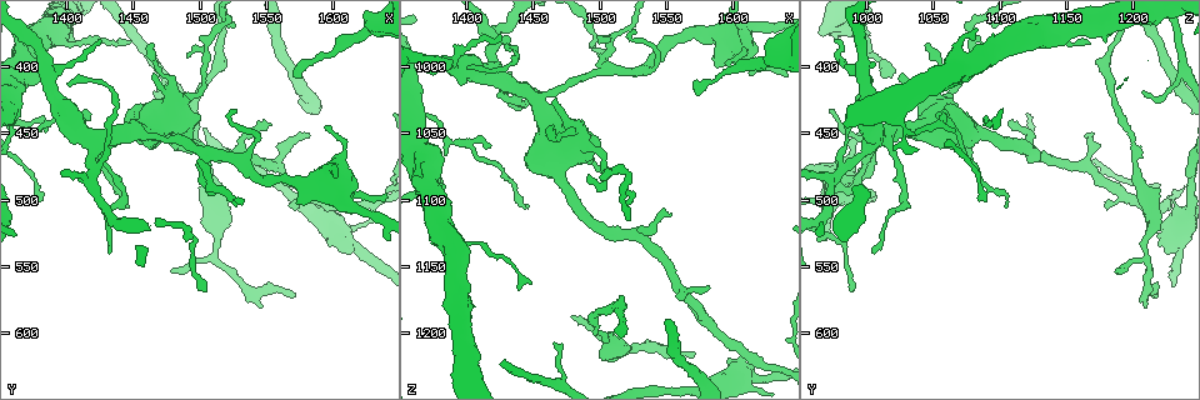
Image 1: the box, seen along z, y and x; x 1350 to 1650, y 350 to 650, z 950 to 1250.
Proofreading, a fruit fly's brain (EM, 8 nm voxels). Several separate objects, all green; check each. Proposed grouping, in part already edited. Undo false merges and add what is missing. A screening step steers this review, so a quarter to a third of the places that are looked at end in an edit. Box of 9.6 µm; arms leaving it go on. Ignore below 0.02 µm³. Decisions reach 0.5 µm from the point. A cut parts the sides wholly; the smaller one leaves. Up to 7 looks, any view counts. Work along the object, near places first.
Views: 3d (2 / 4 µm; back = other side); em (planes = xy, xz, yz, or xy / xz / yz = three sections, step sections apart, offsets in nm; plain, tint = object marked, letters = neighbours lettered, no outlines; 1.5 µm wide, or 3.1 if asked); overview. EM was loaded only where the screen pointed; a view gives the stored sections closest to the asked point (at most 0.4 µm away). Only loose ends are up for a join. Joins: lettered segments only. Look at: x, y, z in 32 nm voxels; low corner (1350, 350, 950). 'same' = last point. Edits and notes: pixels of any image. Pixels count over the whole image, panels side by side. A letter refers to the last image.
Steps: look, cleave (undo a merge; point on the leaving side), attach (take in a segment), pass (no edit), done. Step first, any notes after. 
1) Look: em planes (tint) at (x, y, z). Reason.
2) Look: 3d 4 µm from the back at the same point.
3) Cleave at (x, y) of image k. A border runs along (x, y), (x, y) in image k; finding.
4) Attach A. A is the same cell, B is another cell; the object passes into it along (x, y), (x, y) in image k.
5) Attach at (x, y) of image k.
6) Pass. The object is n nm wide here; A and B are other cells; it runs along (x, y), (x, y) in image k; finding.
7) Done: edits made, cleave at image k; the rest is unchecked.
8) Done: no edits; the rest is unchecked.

Look: em planes (letters) at (1512, 530, 1210). Sudden change in width.

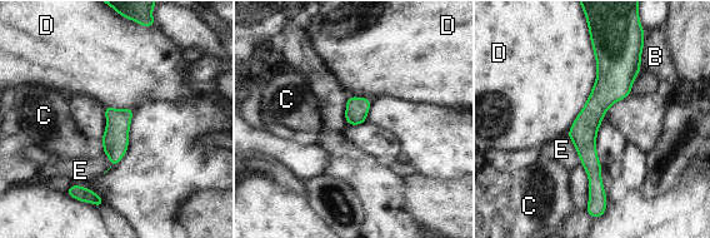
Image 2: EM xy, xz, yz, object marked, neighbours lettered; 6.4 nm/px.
Pass. B, C, D and E are other cells; it runs along (600, 45), (591, 196) in image 2; all the same neuron.

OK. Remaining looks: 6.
Look: em xy step 4 (tint) at (1584, 394, 1012). Thick turns thin.

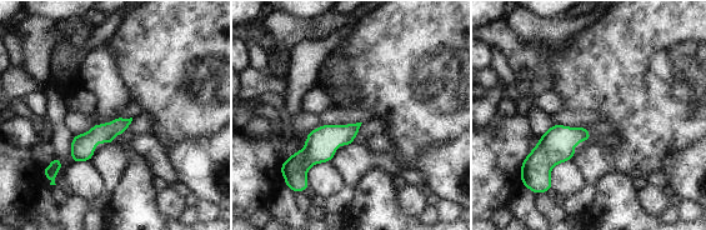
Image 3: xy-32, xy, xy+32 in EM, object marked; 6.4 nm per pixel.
Look: em planes (tint) at the same point.

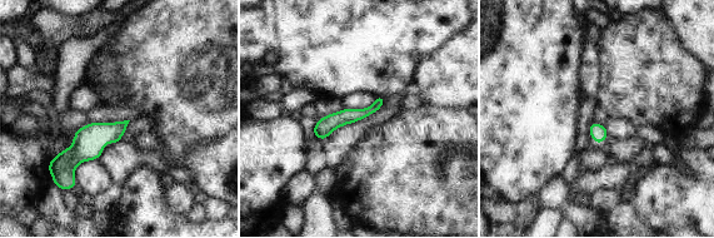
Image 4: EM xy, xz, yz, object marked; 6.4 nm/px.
Look: em planes (letters) at the same point. See the neighbours.

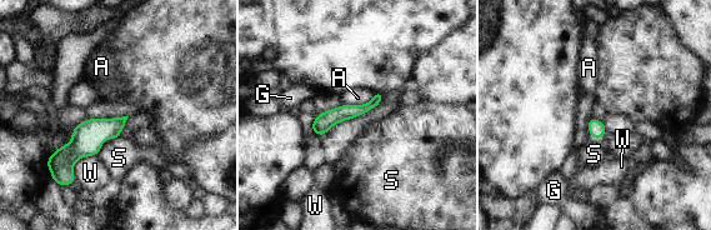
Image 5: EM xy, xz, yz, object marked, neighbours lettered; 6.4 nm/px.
Pass. A, G, S and W are other cells; it runs along (379, 95), (315, 128) in image 5; continuous, no second neuron.

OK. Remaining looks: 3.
Look: 3d 2 µm at (1528, 434, 972). An open end.

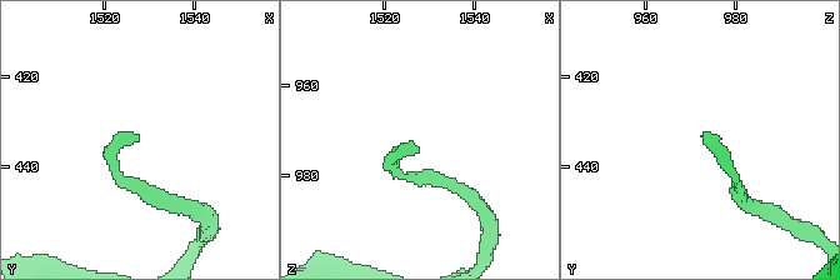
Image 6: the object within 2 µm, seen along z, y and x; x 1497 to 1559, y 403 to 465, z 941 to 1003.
Look: em xy step 8 (letters) at (1528, 433, 973).

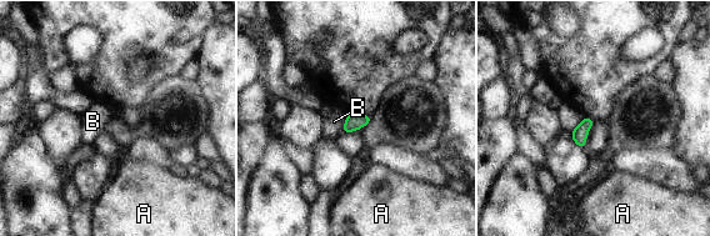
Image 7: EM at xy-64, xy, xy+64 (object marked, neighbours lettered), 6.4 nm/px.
Look: em planes (letters) at the same point.

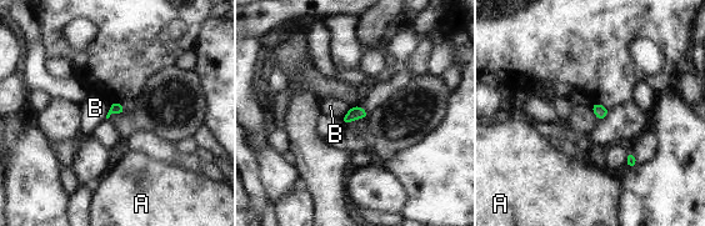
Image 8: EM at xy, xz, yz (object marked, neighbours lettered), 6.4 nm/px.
Pass. A and B are other cells; a border runs along (113, 103), (105, 117) in image 8; none of them fits.

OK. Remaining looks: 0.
Done: no edits; the rest is unchecked.

